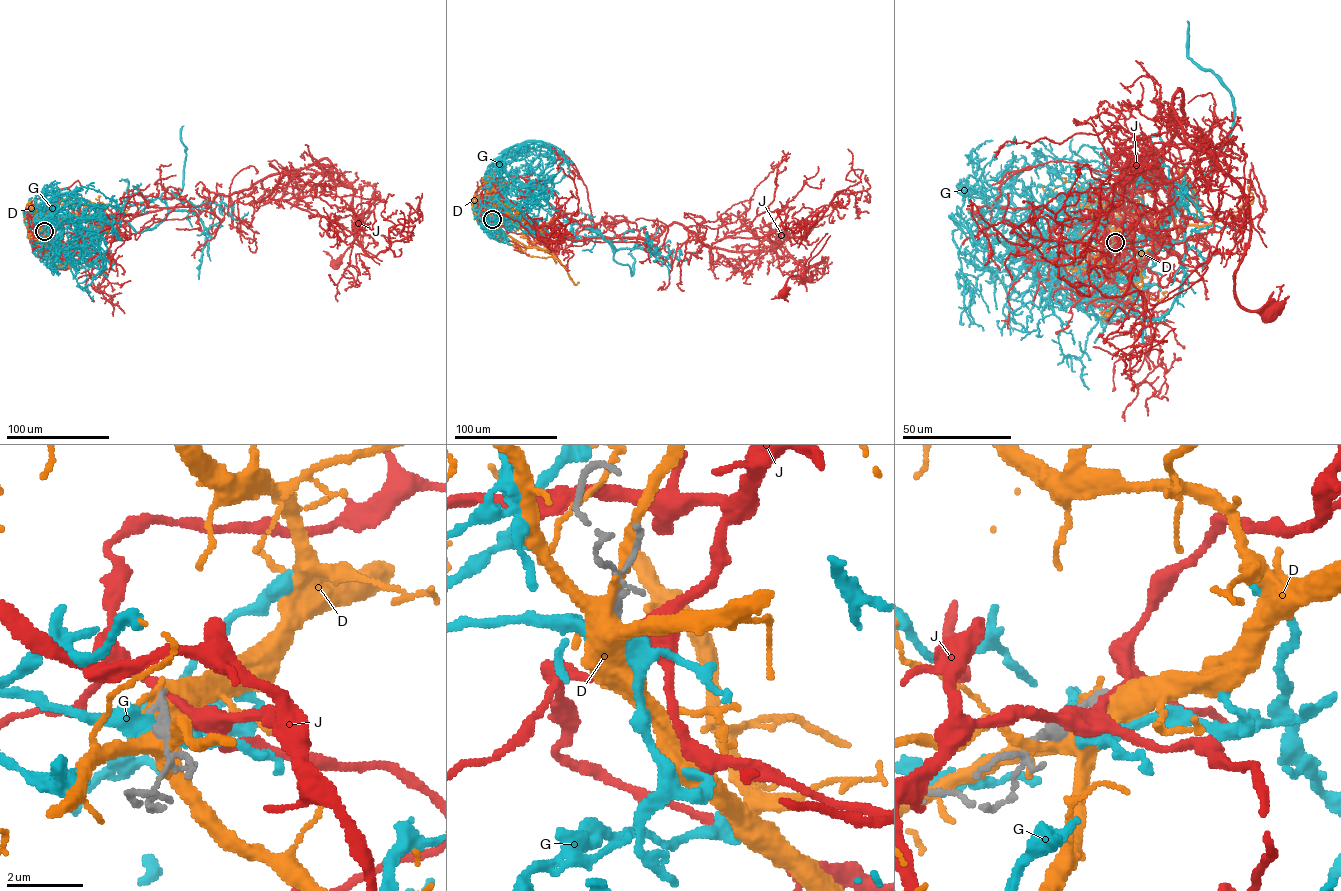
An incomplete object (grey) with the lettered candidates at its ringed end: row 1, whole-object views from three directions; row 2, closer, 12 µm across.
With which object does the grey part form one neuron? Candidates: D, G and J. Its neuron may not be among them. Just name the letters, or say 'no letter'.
no letter

